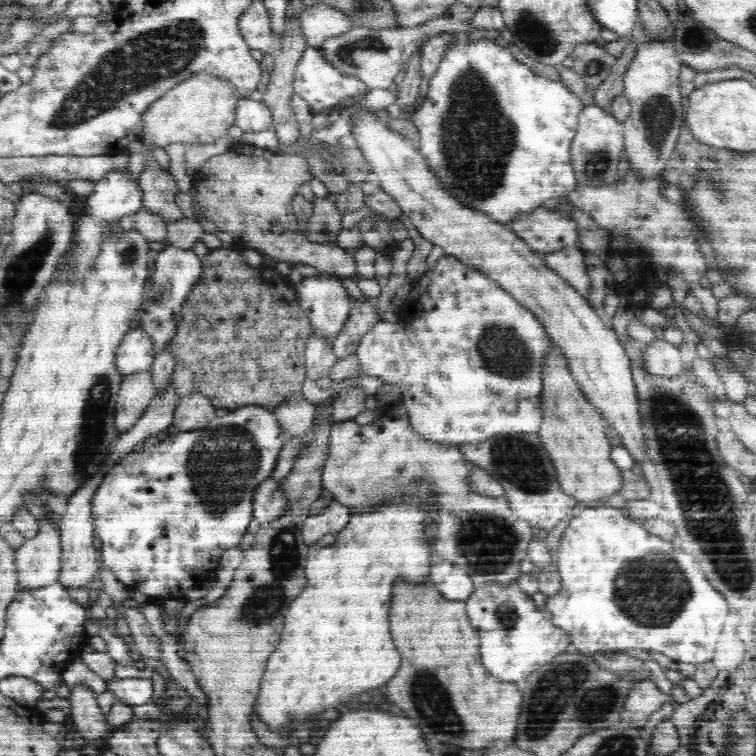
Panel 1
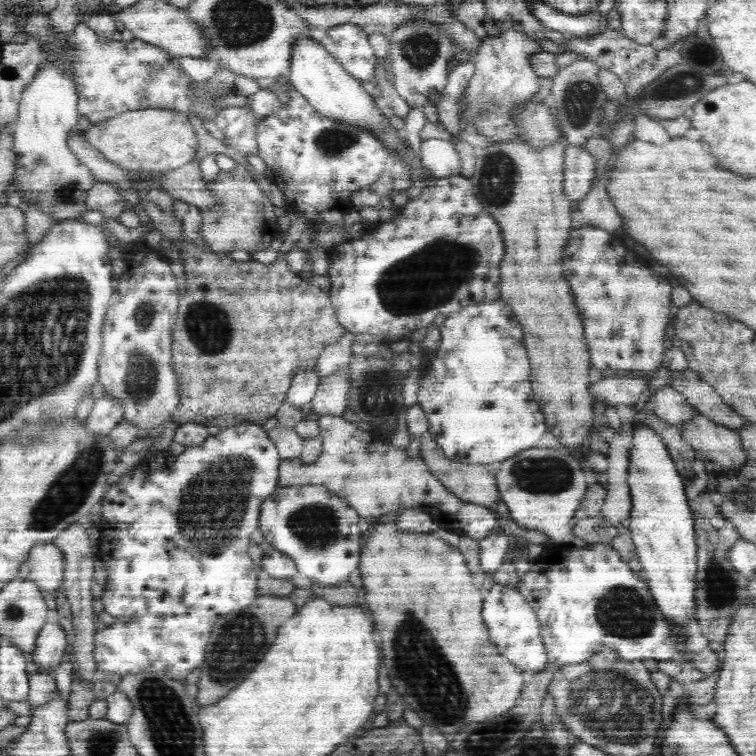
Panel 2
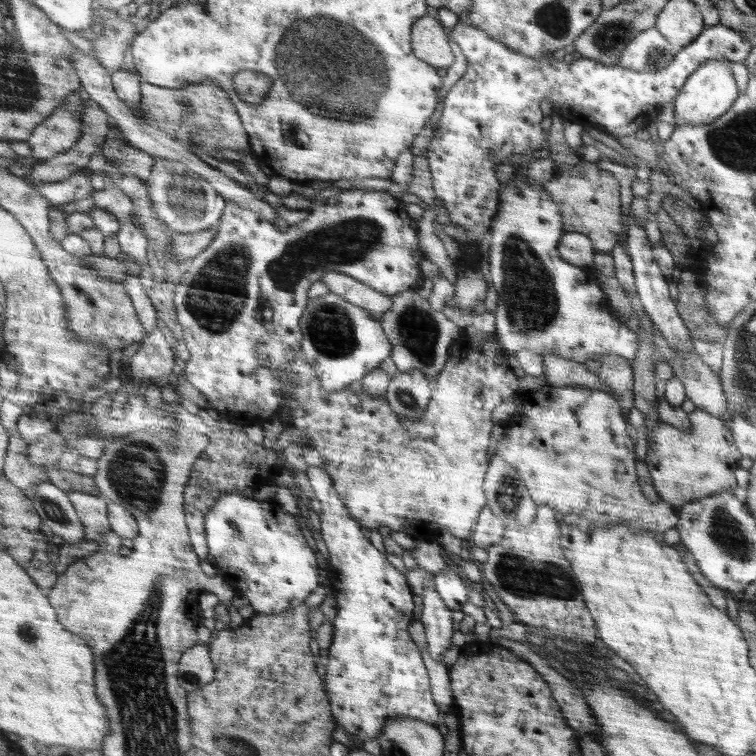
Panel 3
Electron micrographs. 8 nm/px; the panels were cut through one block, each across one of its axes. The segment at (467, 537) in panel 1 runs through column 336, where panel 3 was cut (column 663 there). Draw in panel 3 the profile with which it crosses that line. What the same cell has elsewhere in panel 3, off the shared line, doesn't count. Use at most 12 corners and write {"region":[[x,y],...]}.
{"region":[[698,408],[690,430],[660,423],[644,459],[680,510],[737,488],[731,430]]}

